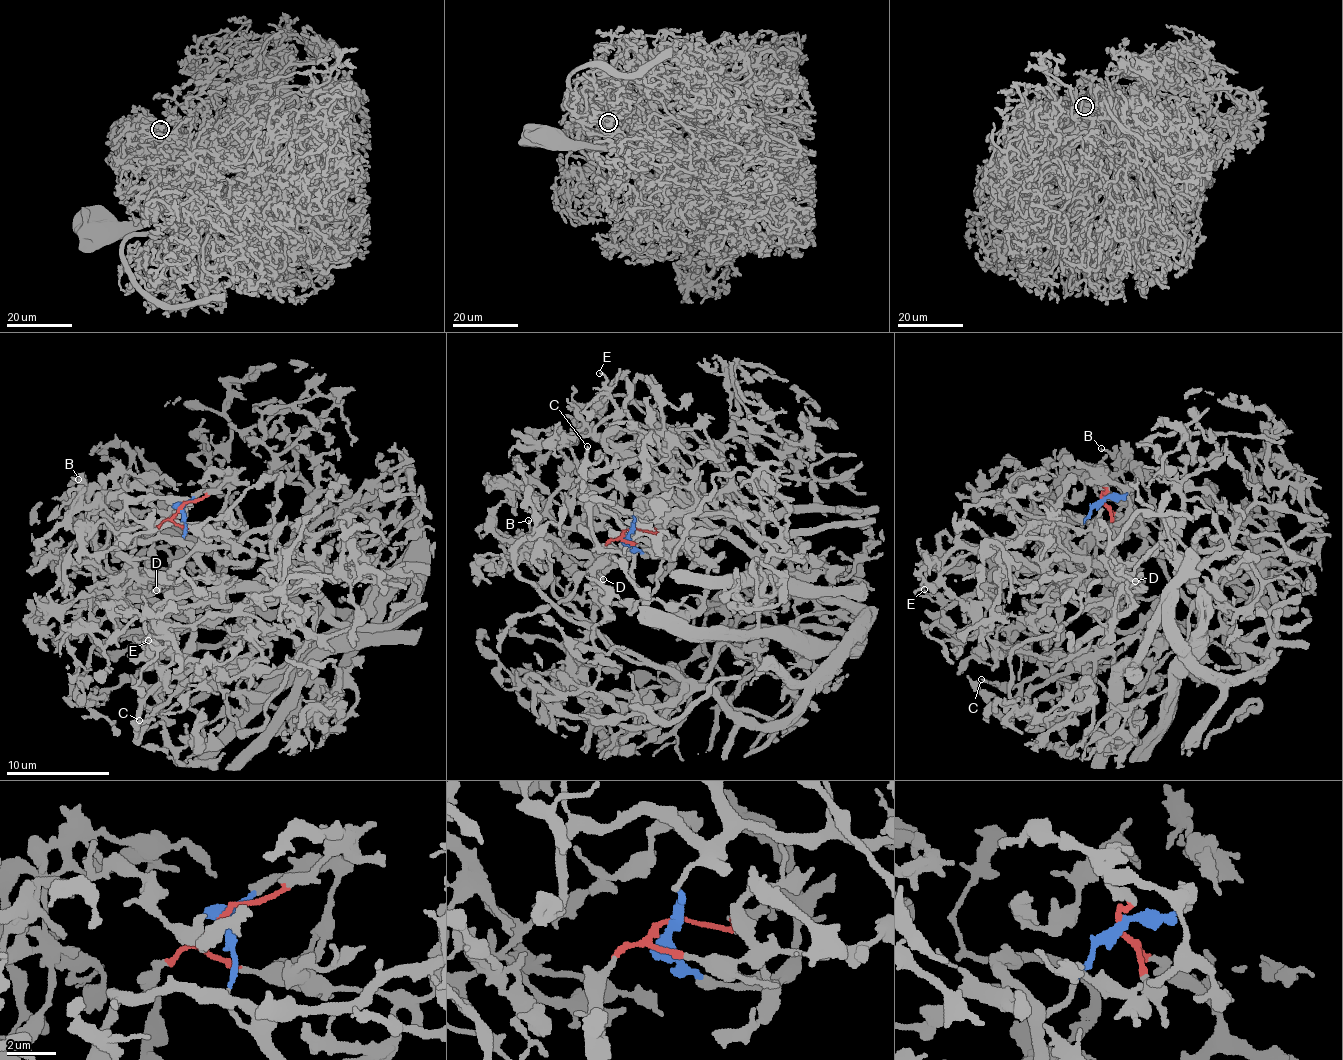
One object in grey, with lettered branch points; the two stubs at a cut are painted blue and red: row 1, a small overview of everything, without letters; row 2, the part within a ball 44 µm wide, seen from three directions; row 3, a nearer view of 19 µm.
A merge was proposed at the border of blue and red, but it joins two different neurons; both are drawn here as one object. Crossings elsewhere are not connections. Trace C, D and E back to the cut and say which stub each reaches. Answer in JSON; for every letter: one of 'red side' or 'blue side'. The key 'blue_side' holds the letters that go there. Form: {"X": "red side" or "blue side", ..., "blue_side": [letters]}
{"C": "red side", "D": "red side", "E": "red side", "blue_side": []}

